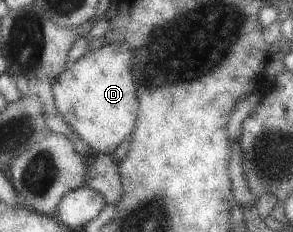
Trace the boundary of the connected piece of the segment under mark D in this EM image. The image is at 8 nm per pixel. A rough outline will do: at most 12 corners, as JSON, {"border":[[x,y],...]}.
{"border":[[89,51],[52,84],[71,134],[111,155],[135,128],[134,52]]}

